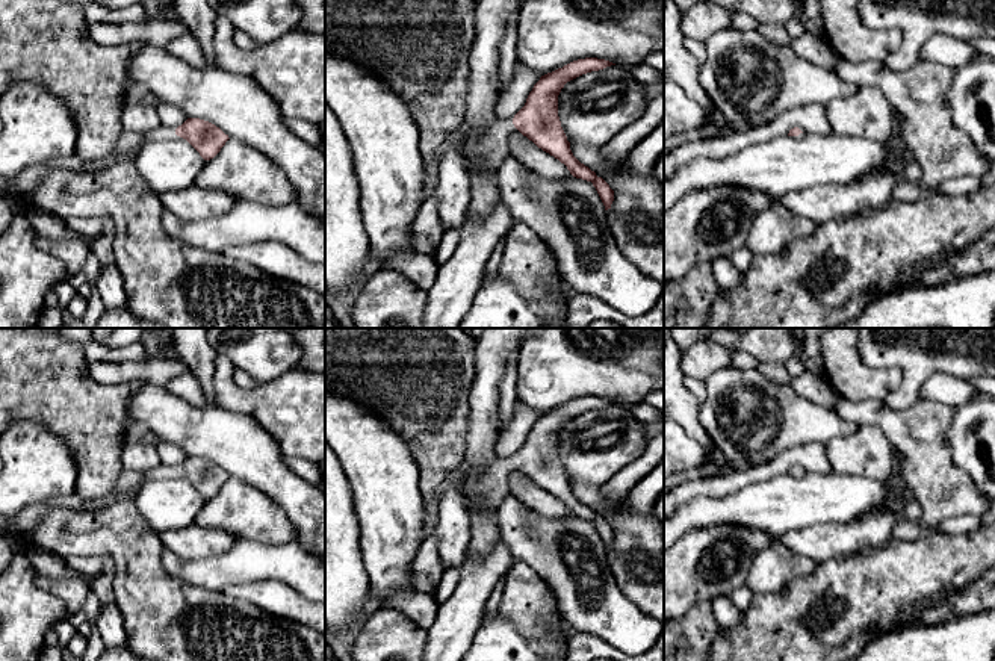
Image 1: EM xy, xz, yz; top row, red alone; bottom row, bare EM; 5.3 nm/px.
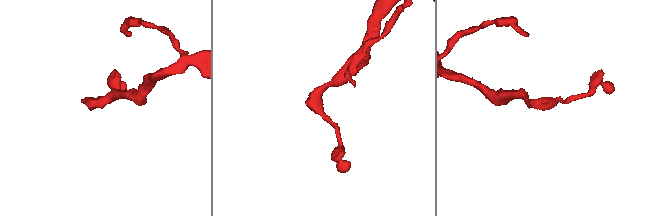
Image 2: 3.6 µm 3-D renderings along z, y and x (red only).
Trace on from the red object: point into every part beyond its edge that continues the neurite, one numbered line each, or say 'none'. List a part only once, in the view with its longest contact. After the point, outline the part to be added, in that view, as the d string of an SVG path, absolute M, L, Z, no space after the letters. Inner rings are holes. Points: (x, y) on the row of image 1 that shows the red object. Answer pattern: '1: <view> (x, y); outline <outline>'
1: xy (161, 133); outline M159 126L157 129L142 135L144 144L153 142L153 141L166 141L175 136L175 129Z

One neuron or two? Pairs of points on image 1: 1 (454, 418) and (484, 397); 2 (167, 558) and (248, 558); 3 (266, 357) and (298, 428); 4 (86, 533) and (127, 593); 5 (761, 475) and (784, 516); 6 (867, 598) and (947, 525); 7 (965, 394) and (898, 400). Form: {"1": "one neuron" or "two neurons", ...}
{"1": "two neurons", "2": "one neuron", "3": "two neurons", "4": "one neuron", "5": "two neurons", "6": "two neurons", "7": "two neurons"}

